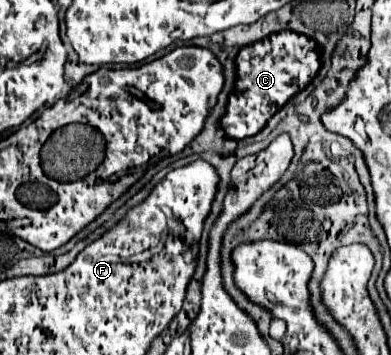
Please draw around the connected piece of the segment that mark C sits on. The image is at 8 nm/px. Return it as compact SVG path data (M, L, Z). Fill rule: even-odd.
M278 32L276 36L268 36L268 40L260 40L260 44L244 48L244 52L236 56L236 88L230 94L226 114L220 120L226 136L234 140L256 136L292 96L302 92L318 76L322 66L320 56L316 40L296 32Z

